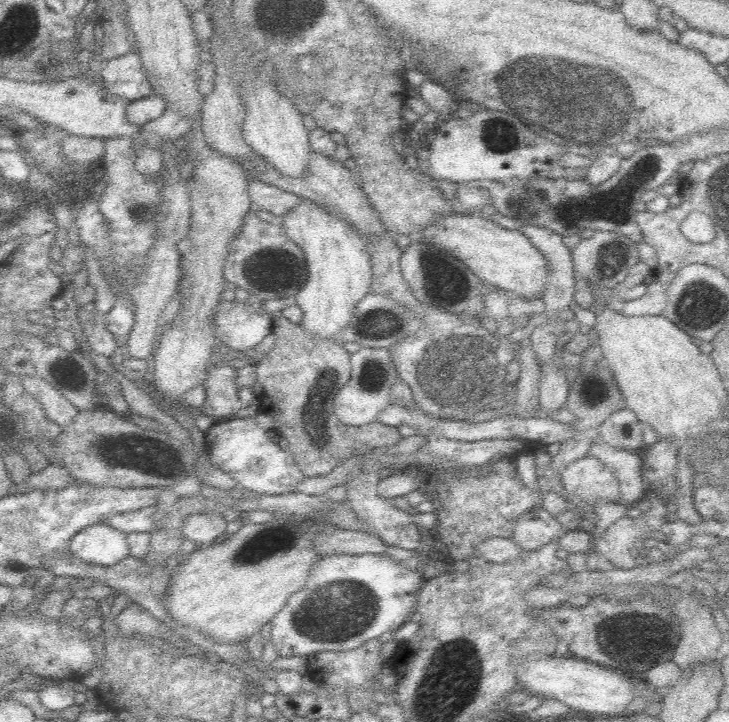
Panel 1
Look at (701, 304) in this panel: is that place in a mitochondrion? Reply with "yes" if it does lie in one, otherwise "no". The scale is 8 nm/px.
yes

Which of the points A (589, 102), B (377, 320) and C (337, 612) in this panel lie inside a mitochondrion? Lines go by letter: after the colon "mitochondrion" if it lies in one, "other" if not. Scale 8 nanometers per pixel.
A: mitochondrion
B: mitochondrion
C: mitochondrion

